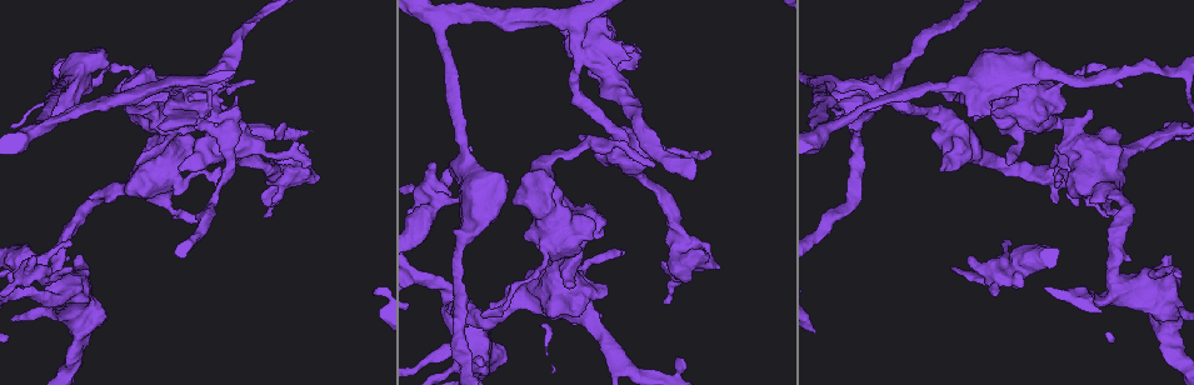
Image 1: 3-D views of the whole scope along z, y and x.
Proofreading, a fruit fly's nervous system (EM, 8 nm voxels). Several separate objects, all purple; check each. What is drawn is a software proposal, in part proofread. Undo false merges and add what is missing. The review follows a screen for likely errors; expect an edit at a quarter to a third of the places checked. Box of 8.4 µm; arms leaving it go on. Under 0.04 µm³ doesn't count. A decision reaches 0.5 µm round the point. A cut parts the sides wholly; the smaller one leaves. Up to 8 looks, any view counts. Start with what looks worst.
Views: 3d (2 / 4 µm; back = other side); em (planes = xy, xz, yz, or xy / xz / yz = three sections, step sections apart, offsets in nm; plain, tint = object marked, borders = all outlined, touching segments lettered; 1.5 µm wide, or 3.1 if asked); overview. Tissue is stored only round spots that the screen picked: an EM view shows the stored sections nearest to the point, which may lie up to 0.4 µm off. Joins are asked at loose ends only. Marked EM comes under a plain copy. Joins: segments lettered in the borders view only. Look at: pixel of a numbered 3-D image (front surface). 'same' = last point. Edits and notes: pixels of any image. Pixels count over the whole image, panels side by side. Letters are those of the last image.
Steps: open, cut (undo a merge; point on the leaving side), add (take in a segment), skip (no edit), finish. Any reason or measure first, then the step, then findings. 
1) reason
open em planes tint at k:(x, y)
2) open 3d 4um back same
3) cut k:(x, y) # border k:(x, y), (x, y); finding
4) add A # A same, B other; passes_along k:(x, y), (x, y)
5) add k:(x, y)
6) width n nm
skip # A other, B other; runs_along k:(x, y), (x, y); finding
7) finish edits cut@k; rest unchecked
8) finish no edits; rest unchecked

an open end
open em planes tint at 1:(470, 148)

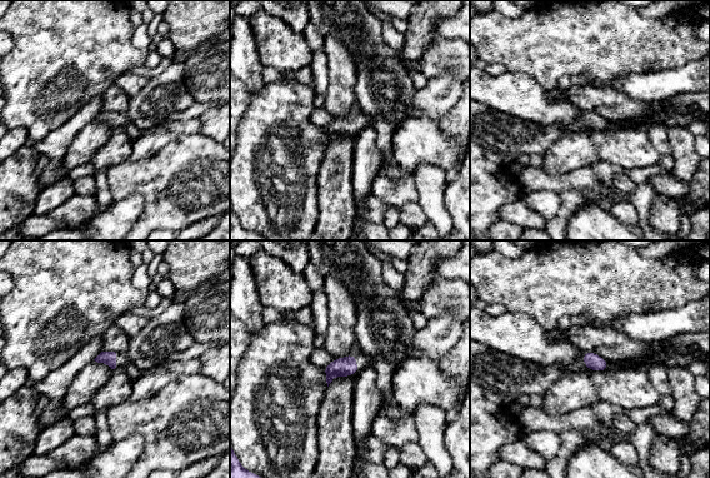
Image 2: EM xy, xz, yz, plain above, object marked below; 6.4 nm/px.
what lies round it
open em planes borders same

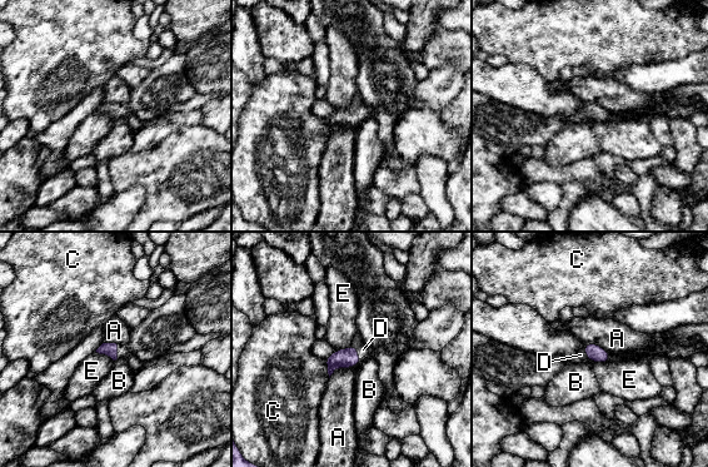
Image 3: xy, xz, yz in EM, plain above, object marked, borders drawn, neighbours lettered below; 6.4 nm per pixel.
add D # A other, B other, C other, D same, E other; passes_along 3:(344, 358), (357, 351), (363, 349); it goes on there

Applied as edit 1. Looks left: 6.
see it whole again
open overview

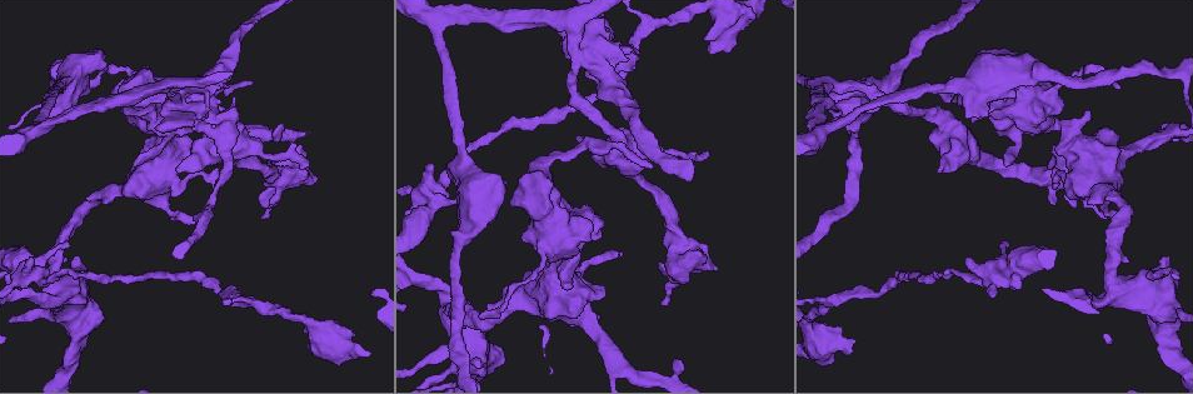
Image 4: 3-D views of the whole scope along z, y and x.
tapers out
open 3d 2um at 4:(302, 165)

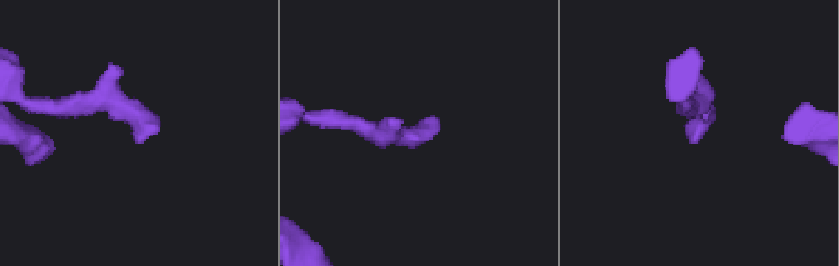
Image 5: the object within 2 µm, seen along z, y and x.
shape alone is not enough
open em planes borders at 5:(142, 142)

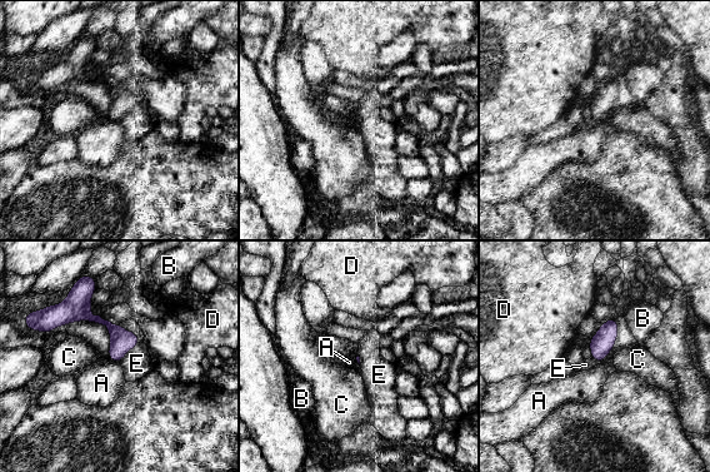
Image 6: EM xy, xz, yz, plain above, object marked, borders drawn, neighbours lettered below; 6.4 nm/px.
skip # A other, B other, C other, D other, E other; border 6:(616, 319), (616, 341), (595, 362); no lettered segment goes on from it

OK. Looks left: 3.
an open end
open 3d 2um at 4:(262, 218)

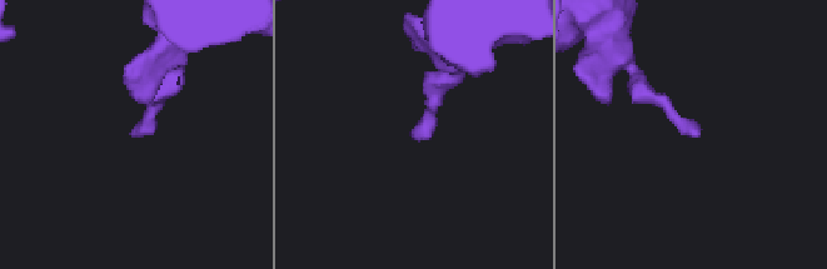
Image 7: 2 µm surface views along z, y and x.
open em yz step 4 borders at 7:(137, 128)

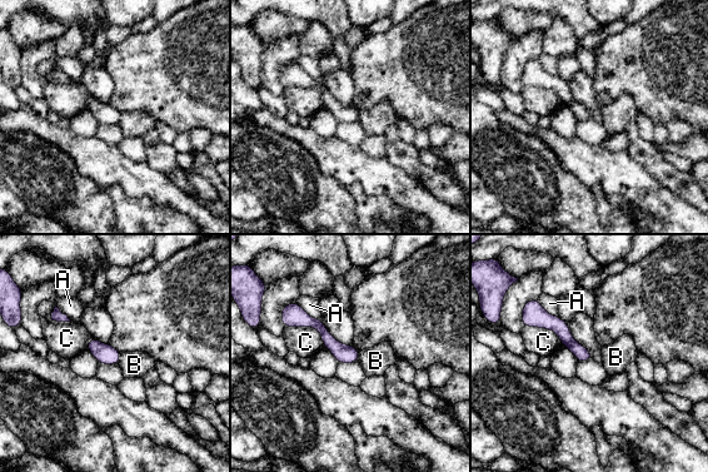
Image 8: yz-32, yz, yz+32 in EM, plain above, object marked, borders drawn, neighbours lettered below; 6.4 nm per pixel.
open em planes borders same

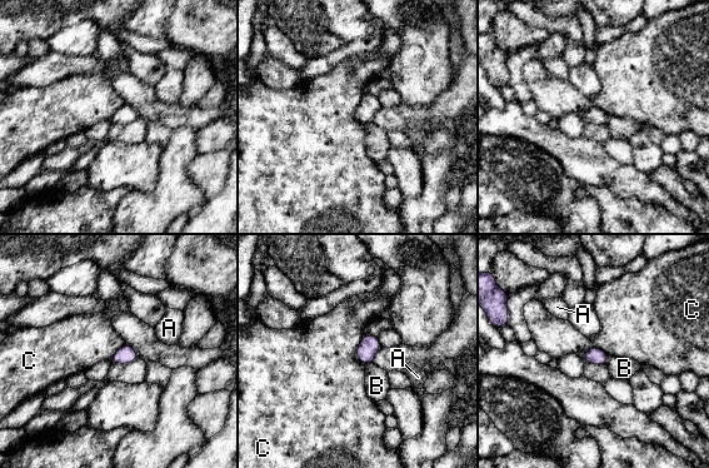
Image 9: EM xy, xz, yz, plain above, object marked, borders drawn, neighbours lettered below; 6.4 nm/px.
width 110 nm
skip # A other, B other, C other; border 9:(364, 335), (357, 357), (367, 364); no lettered segment goes on from it

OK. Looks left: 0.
finish edits add@3; rest unchecked

